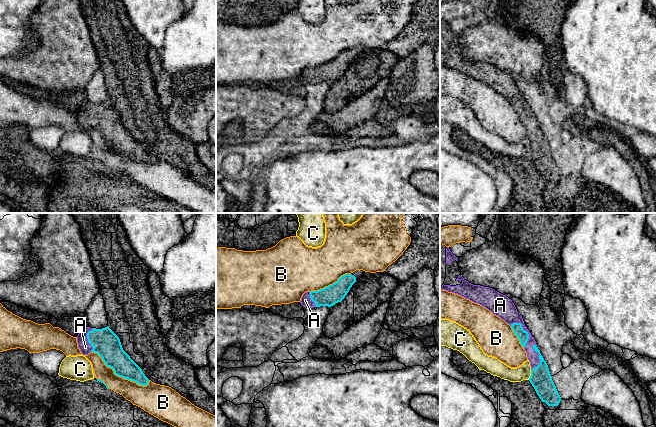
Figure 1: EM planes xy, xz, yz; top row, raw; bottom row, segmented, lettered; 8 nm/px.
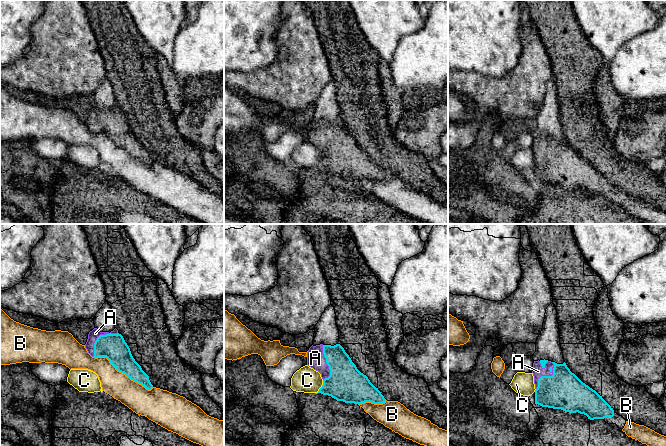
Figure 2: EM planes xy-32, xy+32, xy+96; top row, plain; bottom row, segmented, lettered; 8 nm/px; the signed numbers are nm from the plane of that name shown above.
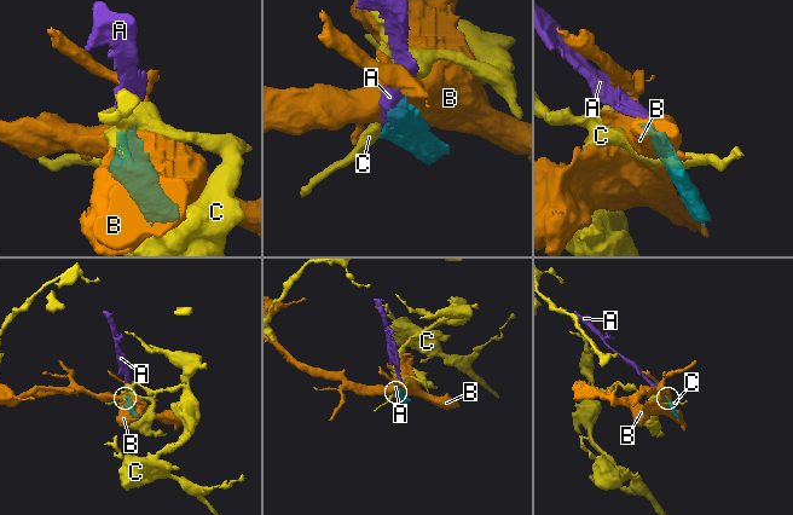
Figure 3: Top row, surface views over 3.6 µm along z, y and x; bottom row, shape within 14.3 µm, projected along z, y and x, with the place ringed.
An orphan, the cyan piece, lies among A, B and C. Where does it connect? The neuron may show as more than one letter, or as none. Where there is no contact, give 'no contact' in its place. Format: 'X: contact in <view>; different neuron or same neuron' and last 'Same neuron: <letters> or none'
A: contact in yz; same neuron
B: contact in xy; different neuron
C: contact in yz; different neuron
Same neuron: A

